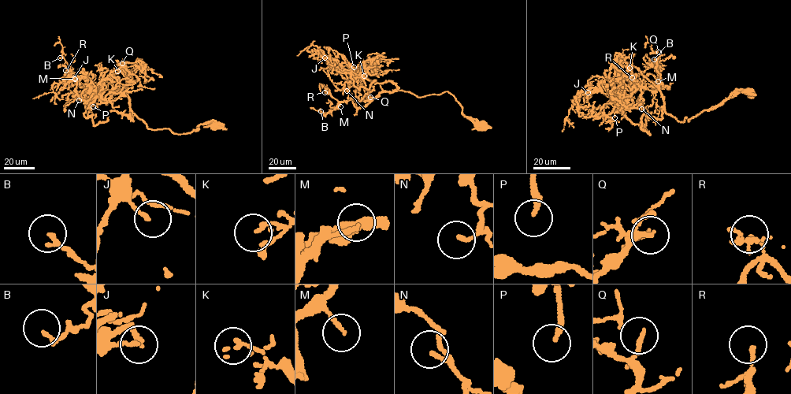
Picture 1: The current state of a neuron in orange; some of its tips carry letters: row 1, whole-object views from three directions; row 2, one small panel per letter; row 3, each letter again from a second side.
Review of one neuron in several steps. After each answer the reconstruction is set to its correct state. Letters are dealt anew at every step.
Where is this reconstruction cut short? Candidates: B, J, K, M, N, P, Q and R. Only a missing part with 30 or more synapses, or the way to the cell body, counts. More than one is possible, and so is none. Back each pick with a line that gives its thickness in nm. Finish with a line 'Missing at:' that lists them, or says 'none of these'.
Missing at: none of these

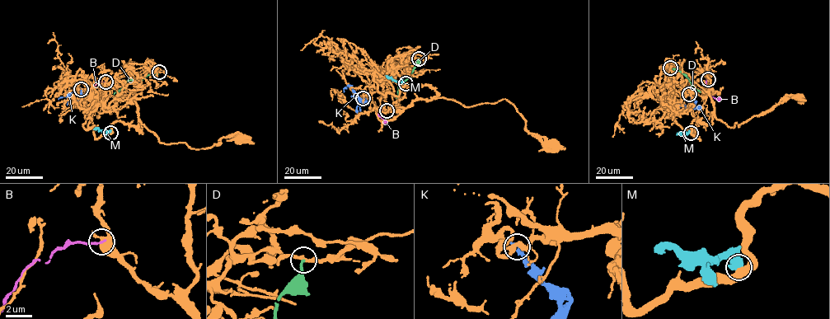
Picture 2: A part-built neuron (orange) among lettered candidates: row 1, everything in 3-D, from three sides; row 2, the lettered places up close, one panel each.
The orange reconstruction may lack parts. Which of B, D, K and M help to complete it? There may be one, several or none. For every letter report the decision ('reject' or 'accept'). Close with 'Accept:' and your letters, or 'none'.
B: reject
D: reject
K: reject
M: reject
Accept: none

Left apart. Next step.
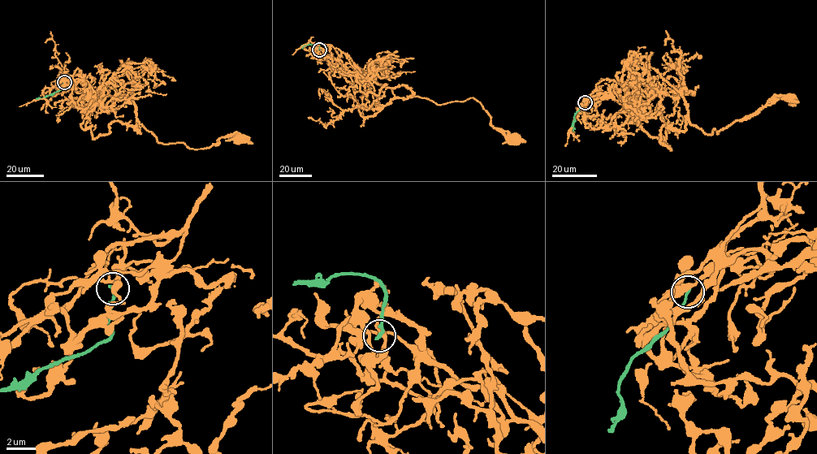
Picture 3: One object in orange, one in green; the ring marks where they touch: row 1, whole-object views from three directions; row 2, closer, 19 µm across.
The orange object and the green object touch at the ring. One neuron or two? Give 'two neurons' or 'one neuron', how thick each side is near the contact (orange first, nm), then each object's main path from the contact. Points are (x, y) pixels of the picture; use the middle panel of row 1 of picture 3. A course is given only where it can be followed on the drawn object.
two neurons; calibres 280 and 200 nm; course orange (319, 49), (364, 78), (366, 107), (417, 96), (443, 105), (474, 98), (492, 126), (514, 138); course green (319, 50), (318, 43), (301, 46)

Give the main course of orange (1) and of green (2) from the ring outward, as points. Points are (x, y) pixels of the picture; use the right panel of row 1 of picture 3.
1: (584, 102), (611, 94), (638, 110), (683, 88), (689, 123), (710, 134), (788, 97)
2: (585, 102), (573, 115), (572, 131)

